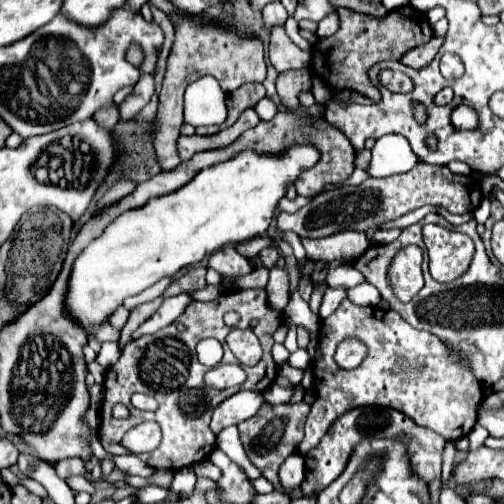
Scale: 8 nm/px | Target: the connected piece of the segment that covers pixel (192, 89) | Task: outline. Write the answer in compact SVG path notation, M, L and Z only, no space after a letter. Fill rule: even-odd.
M201 77L185 91L185 121L193 127L221 125L227 117L225 91L215 77Z

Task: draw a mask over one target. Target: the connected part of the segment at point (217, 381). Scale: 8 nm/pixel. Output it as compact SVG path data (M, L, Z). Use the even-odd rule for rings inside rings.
M219 365L205 373L205 385L213 389L227 389L245 383L247 375L241 365Z

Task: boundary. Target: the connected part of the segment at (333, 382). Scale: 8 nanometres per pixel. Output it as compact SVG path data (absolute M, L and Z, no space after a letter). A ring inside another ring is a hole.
M345 299L345 301L341 301L341 305L335 309L333 315L329 315L327 319L321 321L319 349L321 349L321 357L311 363L315 401L313 401L311 411L305 421L305 437L297 445L297 451L301 455L307 455L313 447L317 447L317 443L323 439L329 425L337 417L341 417L347 411L357 409L357 407L397 409L397 411L405 413L407 417L411 417L417 425L425 425L449 441L457 441L459 437L465 437L477 423L475 407L483 401L483 393L479 393L479 381L475 377L471 377L471 371L467 371L465 367L459 365L459 359L455 355L451 355L451 351L447 351L447 347L443 347L443 343L439 339L435 339L435 335L431 335L427 331L413 329L407 321L401 319L401 315L395 315L395 311L383 311L377 307L361 307L361 305L355 305L349 299ZM351 335L363 339L363 343L369 347L369 355L357 369L345 371L345 369L337 367L337 363L333 361L333 353L335 353L339 341L343 341L345 337L351 337Z

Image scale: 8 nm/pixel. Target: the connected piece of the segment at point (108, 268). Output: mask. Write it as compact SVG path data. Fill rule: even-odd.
M307 145L293 147L291 151L287 151L283 155L259 155L253 151L243 151L243 153L235 155L231 161L225 161L225 163L219 163L213 167L205 167L181 189L171 191L161 197L151 197L143 207L123 211L75 259L71 275L69 275L65 301L63 301L67 317L71 321L75 321L87 333L89 347L98 354L101 349L101 341L95 337L95 329L101 327L111 317L111 313L119 305L123 305L123 301L127 297L133 297L133 295L145 291L147 287L151 287L165 275L173 277L177 271L201 263L205 257L209 257L213 251L217 251L225 245L237 245L241 241L263 235L272 221L273 211L275 211L279 199L285 193L285 187L289 187L297 179L301 169L313 167L313 163L317 163L317 159L319 159L319 151L315 151L315 147L307 147Z

